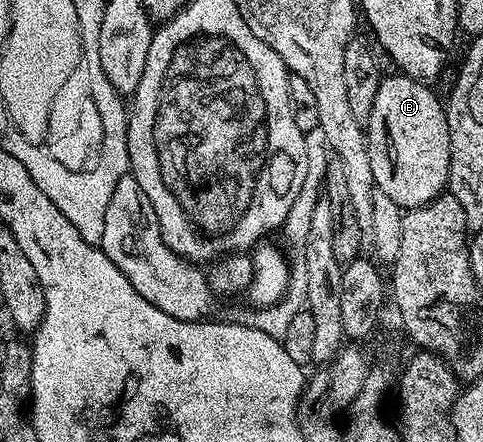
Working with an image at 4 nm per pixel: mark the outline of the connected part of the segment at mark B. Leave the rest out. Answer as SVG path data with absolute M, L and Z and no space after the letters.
M391 72L384 77L377 88L377 96L373 100L373 108L369 112L369 120L365 123L367 135L367 151L369 152L369 168L373 168L375 188L385 192L393 204L404 211L429 204L447 190L449 176L449 120L447 108L442 97L438 98L430 90L426 81L410 78L408 74Z

